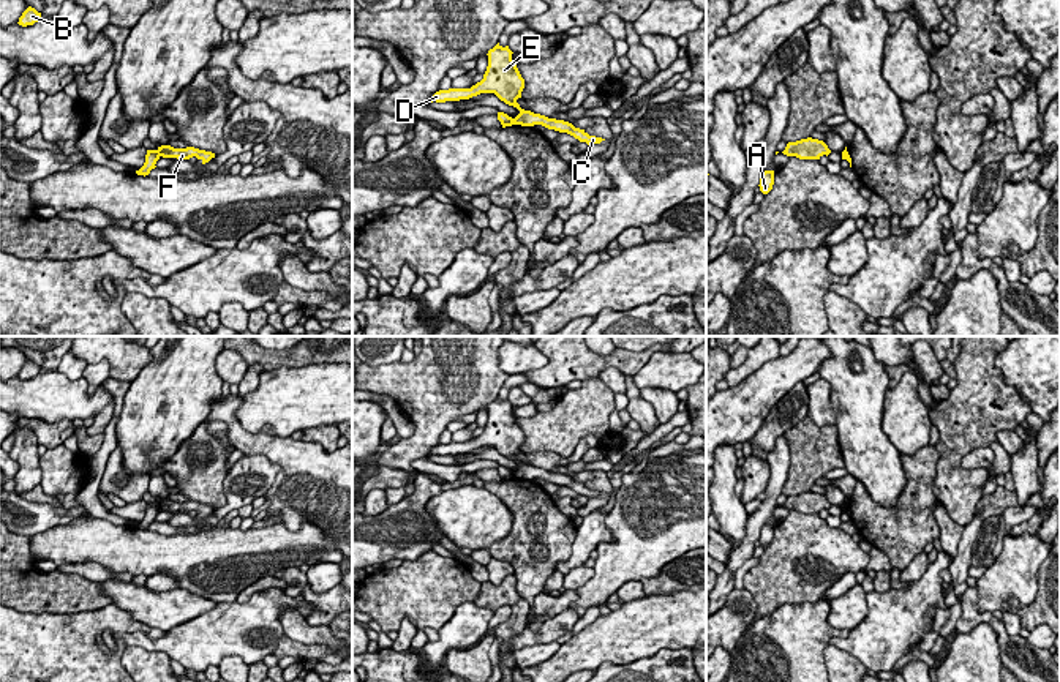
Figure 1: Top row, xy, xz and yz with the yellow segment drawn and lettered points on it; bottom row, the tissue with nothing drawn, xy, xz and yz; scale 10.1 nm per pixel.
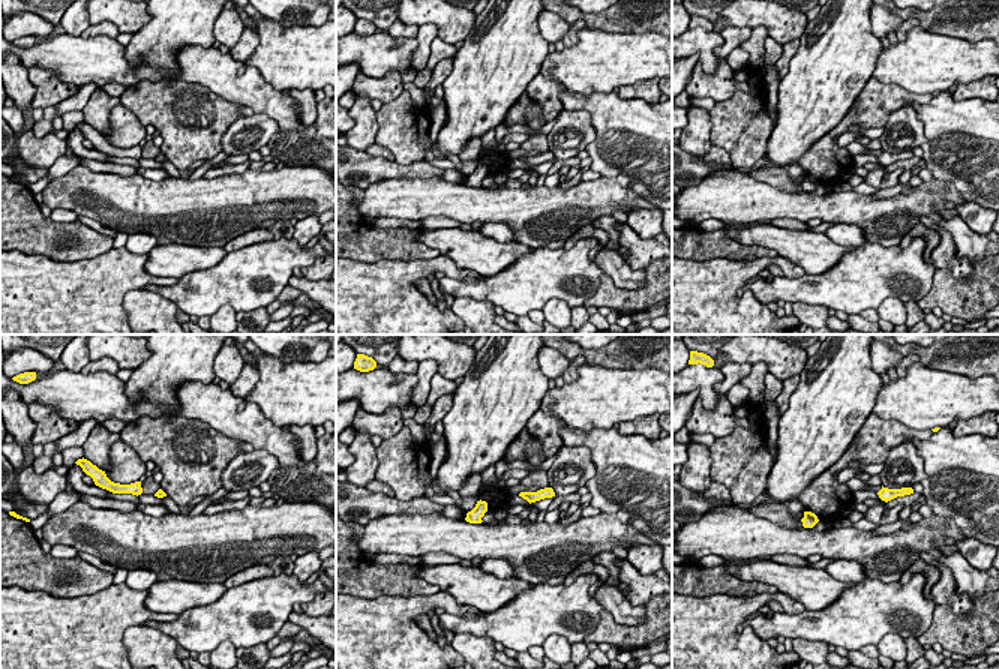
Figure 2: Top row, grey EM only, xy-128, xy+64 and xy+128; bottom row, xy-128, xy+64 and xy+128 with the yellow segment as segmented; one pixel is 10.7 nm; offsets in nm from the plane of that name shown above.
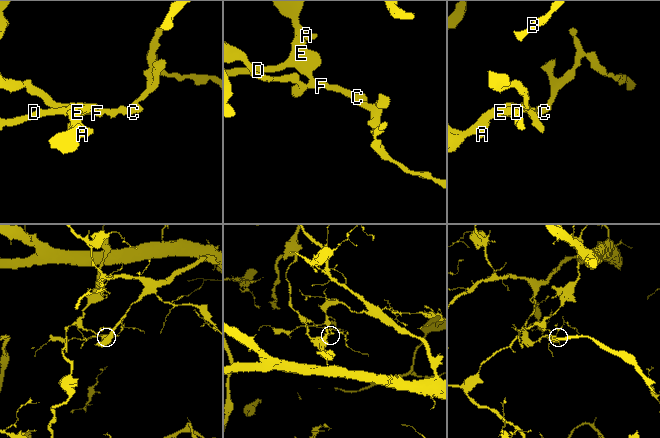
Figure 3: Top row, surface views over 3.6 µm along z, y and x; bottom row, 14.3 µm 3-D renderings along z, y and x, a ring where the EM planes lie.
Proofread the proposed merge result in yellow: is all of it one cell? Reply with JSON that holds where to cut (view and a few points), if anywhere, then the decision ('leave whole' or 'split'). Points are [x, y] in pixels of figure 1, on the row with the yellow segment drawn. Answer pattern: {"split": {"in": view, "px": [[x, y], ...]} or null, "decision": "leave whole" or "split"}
{"split": {"in": "xy", "px": [[157, 150], [160, 155]]}, "decision": "split"}

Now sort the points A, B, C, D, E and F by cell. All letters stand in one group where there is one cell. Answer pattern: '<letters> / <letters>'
A C D E F / B

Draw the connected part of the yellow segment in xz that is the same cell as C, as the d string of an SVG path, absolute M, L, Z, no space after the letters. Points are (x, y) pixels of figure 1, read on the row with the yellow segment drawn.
M499 43L488 51L488 66L483 74L483 79L472 85L471 88L449 88L436 92L428 103L445 103L445 101L460 101L469 99L480 93L494 93L501 101L509 106L513 106L520 114L513 118L513 125L534 126L542 125L548 129L559 133L567 133L578 139L580 142L600 144L602 137L589 136L585 129L575 128L572 123L556 118L548 118L531 111L524 111L517 103L521 98L524 88L524 79L521 77L517 63L512 60L512 51L509 46L502 47Z

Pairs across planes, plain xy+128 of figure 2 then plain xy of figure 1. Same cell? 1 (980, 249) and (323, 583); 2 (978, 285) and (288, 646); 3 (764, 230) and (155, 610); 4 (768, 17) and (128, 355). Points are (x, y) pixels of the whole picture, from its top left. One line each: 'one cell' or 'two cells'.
1: two cells
2: one cell
3: one cell
4: one cell

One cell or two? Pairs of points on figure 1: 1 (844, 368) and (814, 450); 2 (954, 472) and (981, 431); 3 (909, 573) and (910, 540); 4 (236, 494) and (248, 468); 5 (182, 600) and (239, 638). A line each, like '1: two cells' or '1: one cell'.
1: two cells
2: one cell
3: two cells
4: one cell
5: two cells

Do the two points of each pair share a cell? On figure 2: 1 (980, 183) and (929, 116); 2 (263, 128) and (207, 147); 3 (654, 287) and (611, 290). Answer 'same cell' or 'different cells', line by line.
1: same cell
2: different cells
3: same cell

